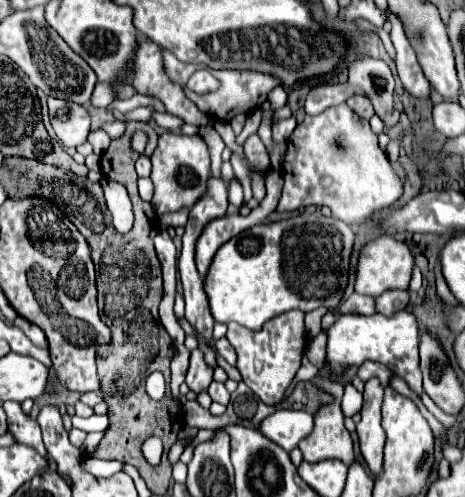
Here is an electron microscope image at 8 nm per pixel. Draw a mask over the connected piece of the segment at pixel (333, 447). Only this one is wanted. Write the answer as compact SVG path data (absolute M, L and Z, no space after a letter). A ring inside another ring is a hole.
M332 400L316 410L314 428L304 440L300 440L298 448L302 450L306 462L338 458L346 464L352 464L352 438L344 426L340 400Z

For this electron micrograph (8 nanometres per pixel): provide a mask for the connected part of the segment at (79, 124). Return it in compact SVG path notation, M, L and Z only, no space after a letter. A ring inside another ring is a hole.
M48 98L50 124L66 148L76 148L86 142L90 132L90 116L84 106L68 100Z

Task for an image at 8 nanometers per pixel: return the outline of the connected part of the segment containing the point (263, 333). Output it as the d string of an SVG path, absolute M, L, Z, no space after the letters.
M290 310L272 320L268 320L262 330L254 332L236 324L228 324L226 338L230 346L236 350L236 368L242 374L244 384L264 402L278 404L290 386L294 374L300 368L300 360L306 346L306 328L304 328L304 312Z

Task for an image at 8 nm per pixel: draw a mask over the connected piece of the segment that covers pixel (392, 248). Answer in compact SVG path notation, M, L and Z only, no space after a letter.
M380 236L376 240L370 240L360 250L358 264L356 264L354 290L358 294L366 294L366 296L374 296L374 298L392 288L406 290L410 276L412 276L412 268L414 268L414 258L412 258L410 248L404 242L394 240L392 236Z

